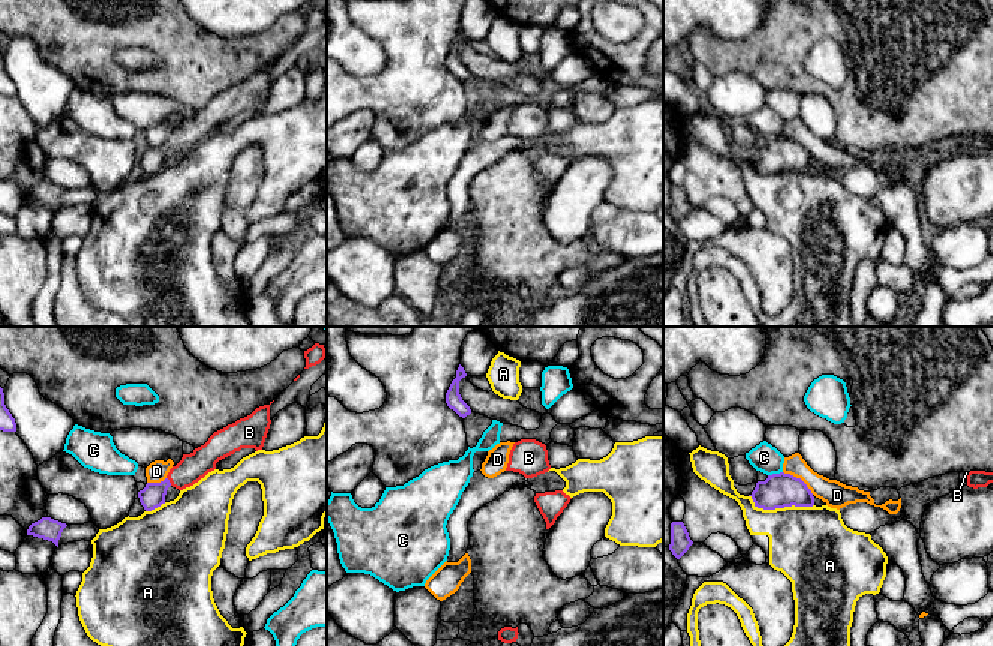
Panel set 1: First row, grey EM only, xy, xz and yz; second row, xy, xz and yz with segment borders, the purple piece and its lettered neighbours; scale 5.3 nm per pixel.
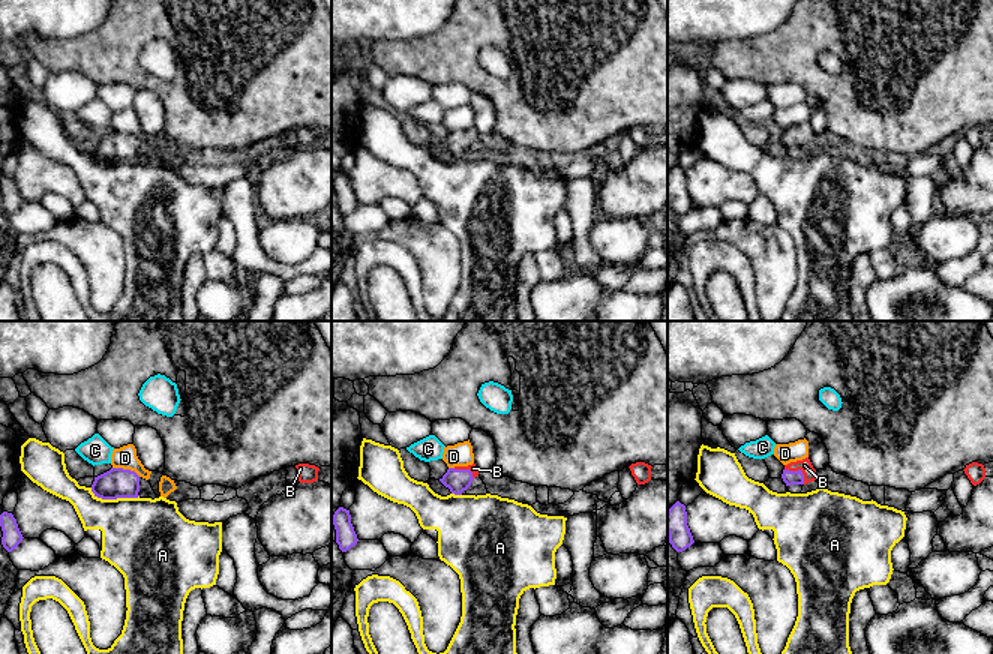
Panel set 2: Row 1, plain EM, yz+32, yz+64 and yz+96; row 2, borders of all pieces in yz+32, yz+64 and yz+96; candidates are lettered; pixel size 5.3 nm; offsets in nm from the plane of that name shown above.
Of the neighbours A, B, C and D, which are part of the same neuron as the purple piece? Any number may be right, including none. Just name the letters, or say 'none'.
B

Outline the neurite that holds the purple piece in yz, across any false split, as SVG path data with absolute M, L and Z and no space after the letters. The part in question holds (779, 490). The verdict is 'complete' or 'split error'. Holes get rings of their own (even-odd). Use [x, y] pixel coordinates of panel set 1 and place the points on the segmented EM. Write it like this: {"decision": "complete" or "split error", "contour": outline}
{"decision": "complete", "contour": "M772 474L765 481L758 481L748 495L754 507L776 510L784 507L813 507L814 496L807 484L790 474Z"}

